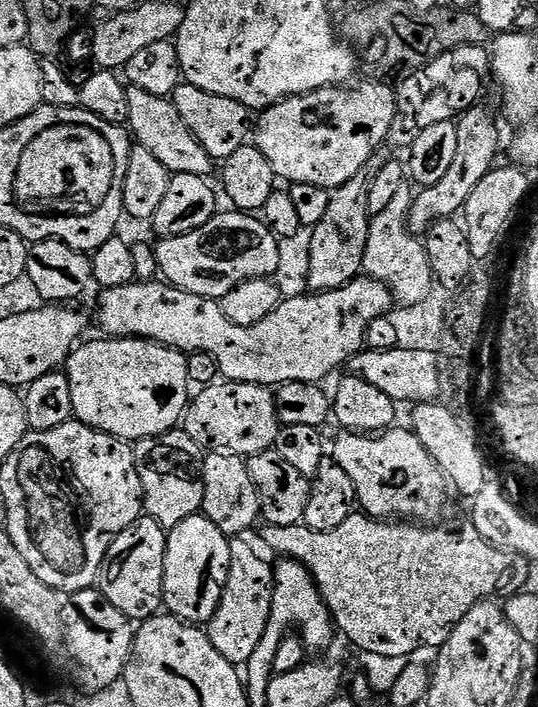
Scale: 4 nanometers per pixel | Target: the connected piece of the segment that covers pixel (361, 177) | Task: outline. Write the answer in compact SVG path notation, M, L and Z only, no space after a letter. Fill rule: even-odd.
M373 155L366 166L362 166L362 170L350 178L350 182L342 182L342 186L331 189L330 206L326 209L322 222L311 229L312 240L306 244L309 260L308 286L313 293L338 290L361 275L370 221L370 186L374 186L374 178L378 178L378 170L382 170L384 163L386 160L383 155Z

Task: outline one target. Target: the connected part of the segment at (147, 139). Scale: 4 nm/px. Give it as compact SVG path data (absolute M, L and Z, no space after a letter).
M129 87L127 127L135 143L150 150L150 154L154 154L154 158L158 158L158 162L162 162L162 166L166 166L170 174L198 174L205 178L211 177L214 162L210 154L206 154L206 150L202 150L194 134L190 134L190 126L182 122L182 114L178 114L169 97L146 94L146 90Z

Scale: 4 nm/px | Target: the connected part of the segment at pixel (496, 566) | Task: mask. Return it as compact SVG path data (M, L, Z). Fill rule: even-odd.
M354 514L350 518L346 518L346 522L342 522L342 526L334 526L334 530L310 530L301 522L294 526L274 526L267 525L263 530L264 544L268 548L273 548L277 552L276 556L296 560L309 571L312 575L313 582L317 586L321 597L324 599L332 621L335 624L335 631L345 636L350 643L356 648L361 648L364 652L369 652L372 656L385 656L388 660L400 660L412 658L419 648L432 648L438 650L450 638L450 634L454 630L454 626L458 626L458 622L462 622L462 618L466 618L466 614L474 606L478 606L486 599L495 597L495 592L507 582L512 576L512 560L513 553L506 552L502 548L496 548L490 542L486 542L486 538L482 538L482 534L478 534L478 530L471 526L465 528L440 528L441 526L421 526L415 522L385 522L377 520L367 514Z

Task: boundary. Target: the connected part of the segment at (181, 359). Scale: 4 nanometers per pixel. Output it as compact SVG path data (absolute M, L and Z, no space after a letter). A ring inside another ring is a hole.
M103 339L77 344L67 358L73 417L125 442L173 431L190 403L188 356L153 340Z

